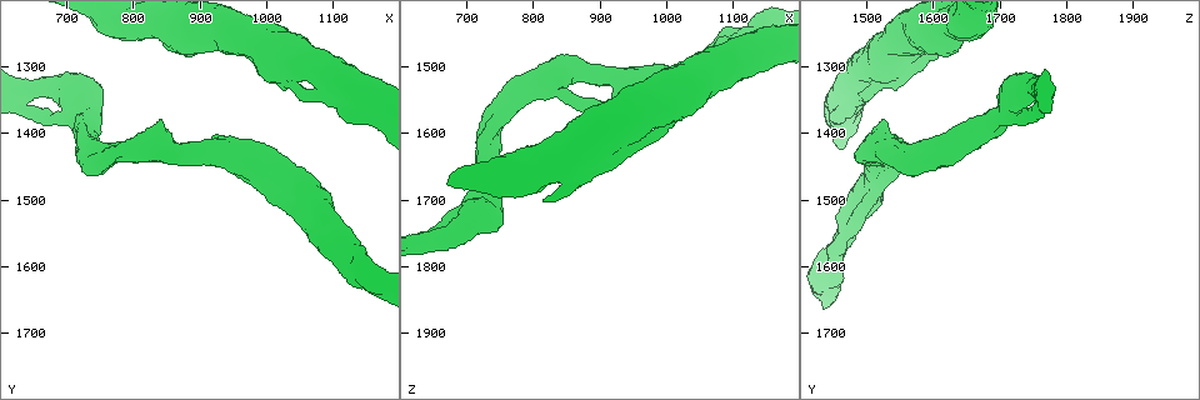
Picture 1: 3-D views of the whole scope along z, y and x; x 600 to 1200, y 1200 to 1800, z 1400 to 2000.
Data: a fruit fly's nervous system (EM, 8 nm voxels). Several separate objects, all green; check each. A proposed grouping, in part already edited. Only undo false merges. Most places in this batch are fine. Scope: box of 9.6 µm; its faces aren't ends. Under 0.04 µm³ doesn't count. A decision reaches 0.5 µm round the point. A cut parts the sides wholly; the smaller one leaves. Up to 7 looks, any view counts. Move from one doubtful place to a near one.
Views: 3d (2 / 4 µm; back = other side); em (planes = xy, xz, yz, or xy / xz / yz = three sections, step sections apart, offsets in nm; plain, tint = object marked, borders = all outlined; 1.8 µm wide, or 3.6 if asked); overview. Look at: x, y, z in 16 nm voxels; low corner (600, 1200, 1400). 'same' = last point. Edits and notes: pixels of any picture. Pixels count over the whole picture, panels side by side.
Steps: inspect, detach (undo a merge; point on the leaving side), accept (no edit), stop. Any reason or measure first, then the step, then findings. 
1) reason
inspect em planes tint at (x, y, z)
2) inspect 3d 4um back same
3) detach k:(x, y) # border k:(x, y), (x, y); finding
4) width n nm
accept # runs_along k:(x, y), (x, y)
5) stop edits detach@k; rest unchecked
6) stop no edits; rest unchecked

calibre changes
inspect 3d 4um at (830, 1410, 1525)

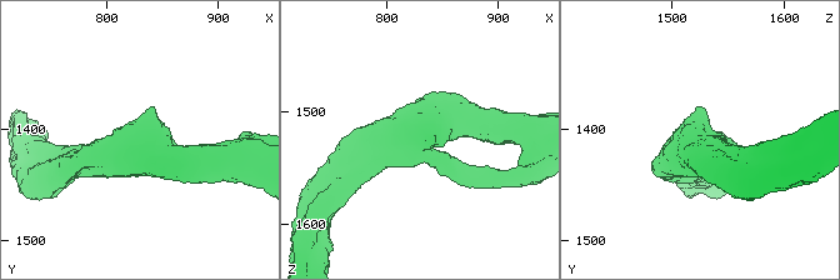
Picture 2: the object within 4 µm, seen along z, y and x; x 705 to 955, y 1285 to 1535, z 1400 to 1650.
inspect em 3.6um xy step 4 tint at (830, 1412, 1526)

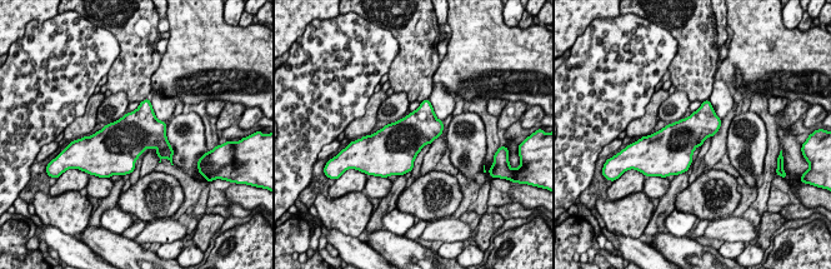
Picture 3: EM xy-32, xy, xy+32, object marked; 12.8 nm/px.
cut it another way
inspect em 3.6um planes borders same

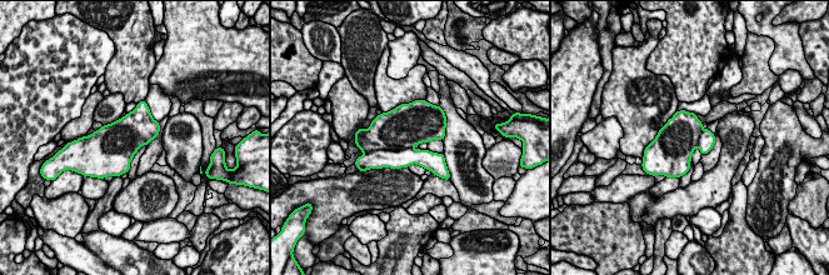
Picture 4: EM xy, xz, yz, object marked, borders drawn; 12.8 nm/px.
accept # all the same cell

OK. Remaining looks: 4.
inspect em 3.6um planes plain at (1090, 1545, 1465)

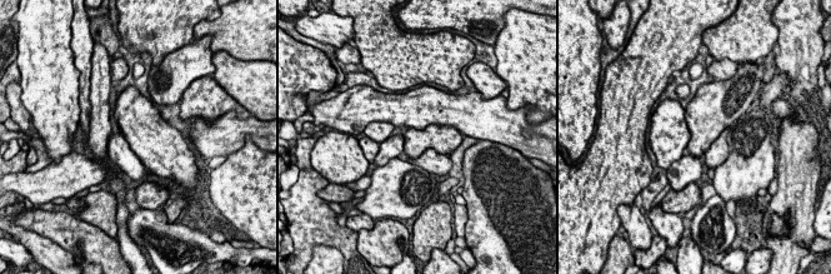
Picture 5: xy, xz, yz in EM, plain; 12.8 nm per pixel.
inspect em 3.6um planes tint same

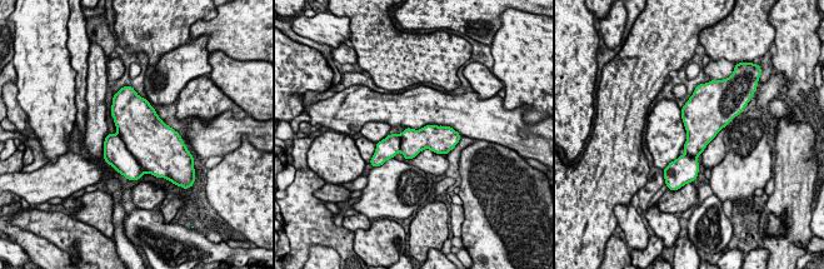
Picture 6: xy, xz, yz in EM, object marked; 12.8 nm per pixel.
accept # one cell here

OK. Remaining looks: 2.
closes a loop
inspect em 3.6um planes tint at (1005, 1475, 1515)

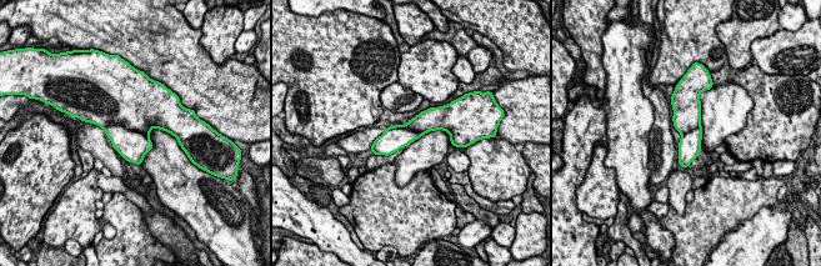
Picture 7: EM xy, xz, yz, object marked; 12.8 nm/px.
accept # runs_along 7:(446, 124), (420, 124), (378, 142); one cell here

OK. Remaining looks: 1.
stop no edits; rest unchecked

